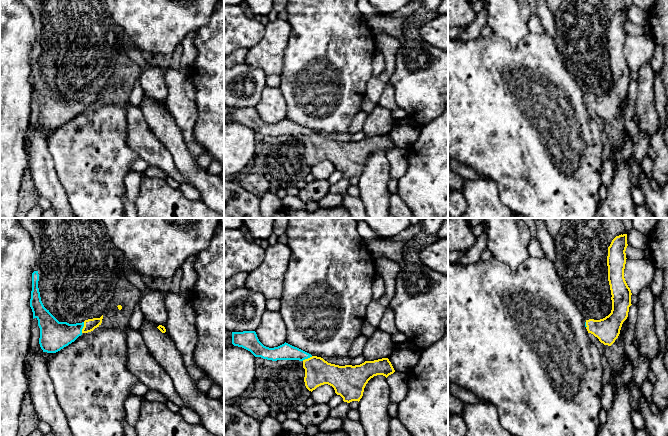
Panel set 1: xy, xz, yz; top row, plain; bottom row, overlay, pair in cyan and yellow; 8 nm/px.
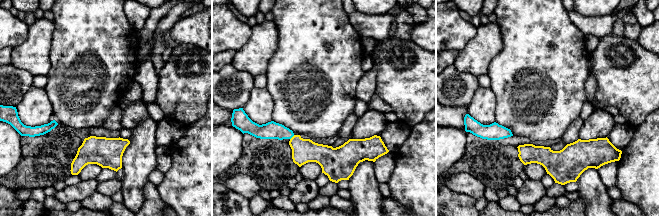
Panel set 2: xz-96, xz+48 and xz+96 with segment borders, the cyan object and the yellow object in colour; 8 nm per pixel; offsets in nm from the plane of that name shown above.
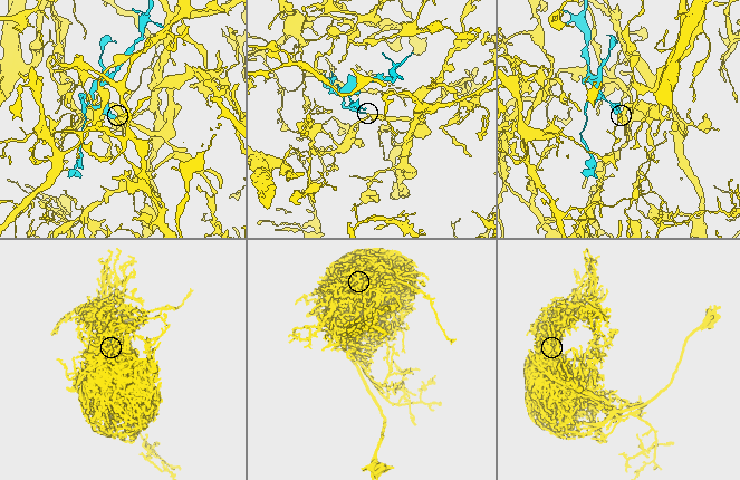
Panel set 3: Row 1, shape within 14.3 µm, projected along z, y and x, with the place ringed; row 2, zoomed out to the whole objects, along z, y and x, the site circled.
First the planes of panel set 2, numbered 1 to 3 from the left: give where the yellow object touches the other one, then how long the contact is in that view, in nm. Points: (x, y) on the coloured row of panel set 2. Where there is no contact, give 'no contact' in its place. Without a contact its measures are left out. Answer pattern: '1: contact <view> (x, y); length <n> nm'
1: no contact
2: contact xz+48 (292, 136); length 50 nm
3: no contact

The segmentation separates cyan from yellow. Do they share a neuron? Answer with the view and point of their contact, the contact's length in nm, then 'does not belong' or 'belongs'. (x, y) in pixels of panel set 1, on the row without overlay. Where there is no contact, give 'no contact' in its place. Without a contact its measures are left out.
contact xy (83, 102); length 90 nm; belongs

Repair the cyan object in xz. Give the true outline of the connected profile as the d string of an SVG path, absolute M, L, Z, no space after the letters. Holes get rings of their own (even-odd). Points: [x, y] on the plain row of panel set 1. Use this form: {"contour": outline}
{"contour": "M255 107L232 108L232 120L250 127L255 133L277 136L299 136L305 145L304 158L309 167L328 160L344 178L360 177L368 157L377 151L386 154L395 148L388 134L365 137L360 141L339 142L328 139L321 133L284 119L278 123L264 122Z"}

